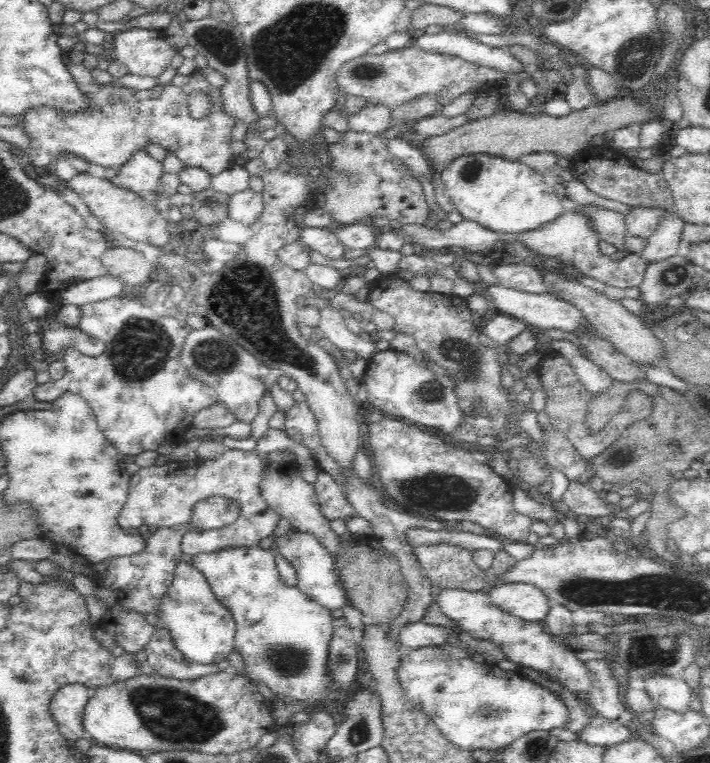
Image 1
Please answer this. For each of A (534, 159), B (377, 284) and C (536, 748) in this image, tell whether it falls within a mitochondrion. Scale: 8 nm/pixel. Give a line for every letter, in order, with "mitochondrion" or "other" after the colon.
A: other
B: other
C: mitochondrion

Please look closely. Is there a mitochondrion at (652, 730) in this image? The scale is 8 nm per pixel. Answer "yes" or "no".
no

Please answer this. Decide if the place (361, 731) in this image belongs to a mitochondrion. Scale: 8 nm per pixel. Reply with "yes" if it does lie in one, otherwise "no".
yes

